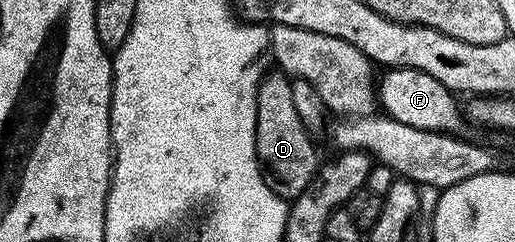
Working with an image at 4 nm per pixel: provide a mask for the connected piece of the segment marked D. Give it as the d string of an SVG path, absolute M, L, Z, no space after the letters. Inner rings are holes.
M268 72L259 82L257 91L257 127L255 128L255 153L259 156L259 168L263 170L265 183L284 199L302 195L305 187L315 178L317 160L312 135L293 107L291 82L282 72Z

